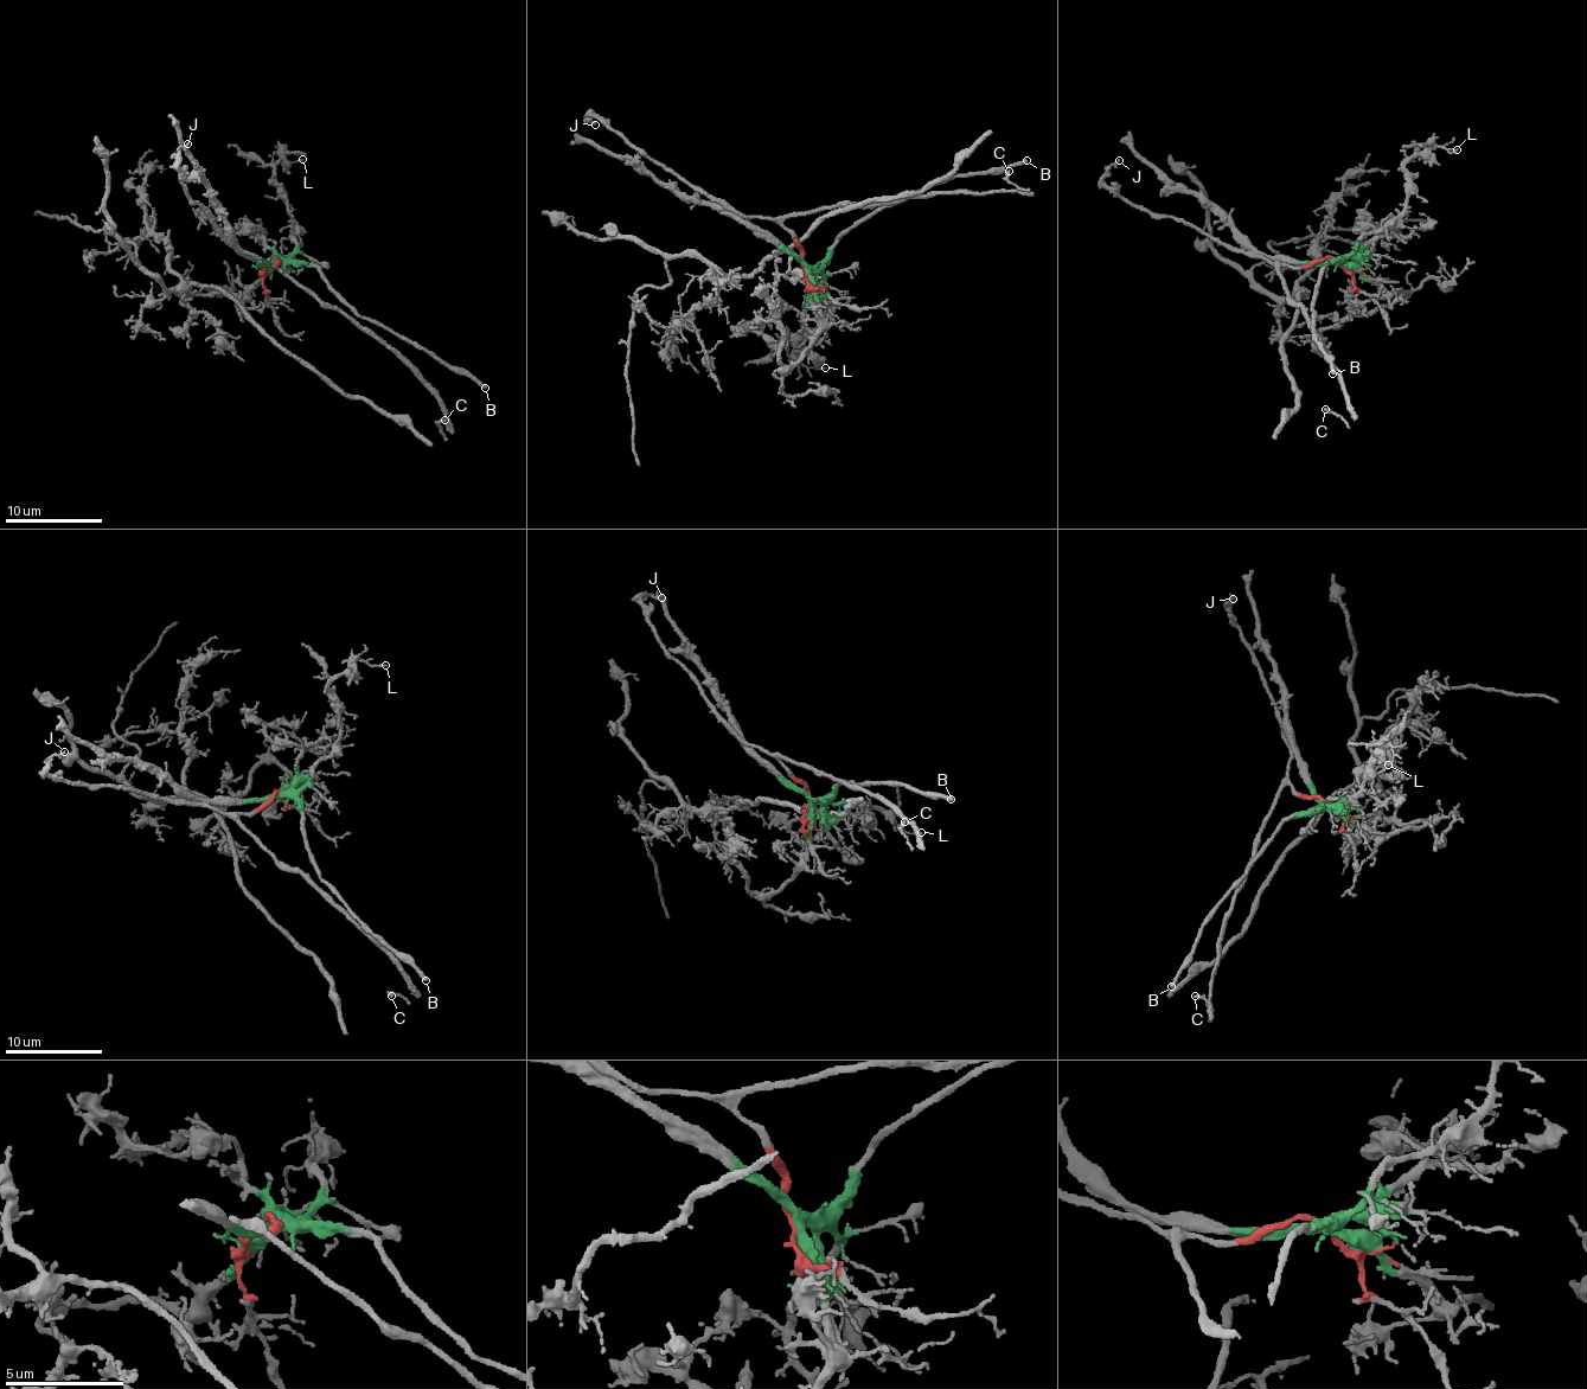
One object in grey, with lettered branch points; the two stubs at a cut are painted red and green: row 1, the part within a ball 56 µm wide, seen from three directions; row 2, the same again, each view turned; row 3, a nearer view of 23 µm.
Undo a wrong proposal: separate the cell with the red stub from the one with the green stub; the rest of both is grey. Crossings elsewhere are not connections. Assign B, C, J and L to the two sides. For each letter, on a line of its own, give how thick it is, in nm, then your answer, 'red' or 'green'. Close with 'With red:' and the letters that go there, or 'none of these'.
B: 280 nm | green
C: 190 nm | red
J: 150 nm | red
L: 110 nm | green
With red: C, J

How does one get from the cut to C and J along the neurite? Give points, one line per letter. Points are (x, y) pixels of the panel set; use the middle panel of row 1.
C: (805, 270), (801, 251), (784, 224), (791, 215), (922, 197), (1026, 192), (1008, 180), (1009, 171)
J: (805, 270), (797, 241), (776, 222), (725, 209), (589, 113), (594, 123)

